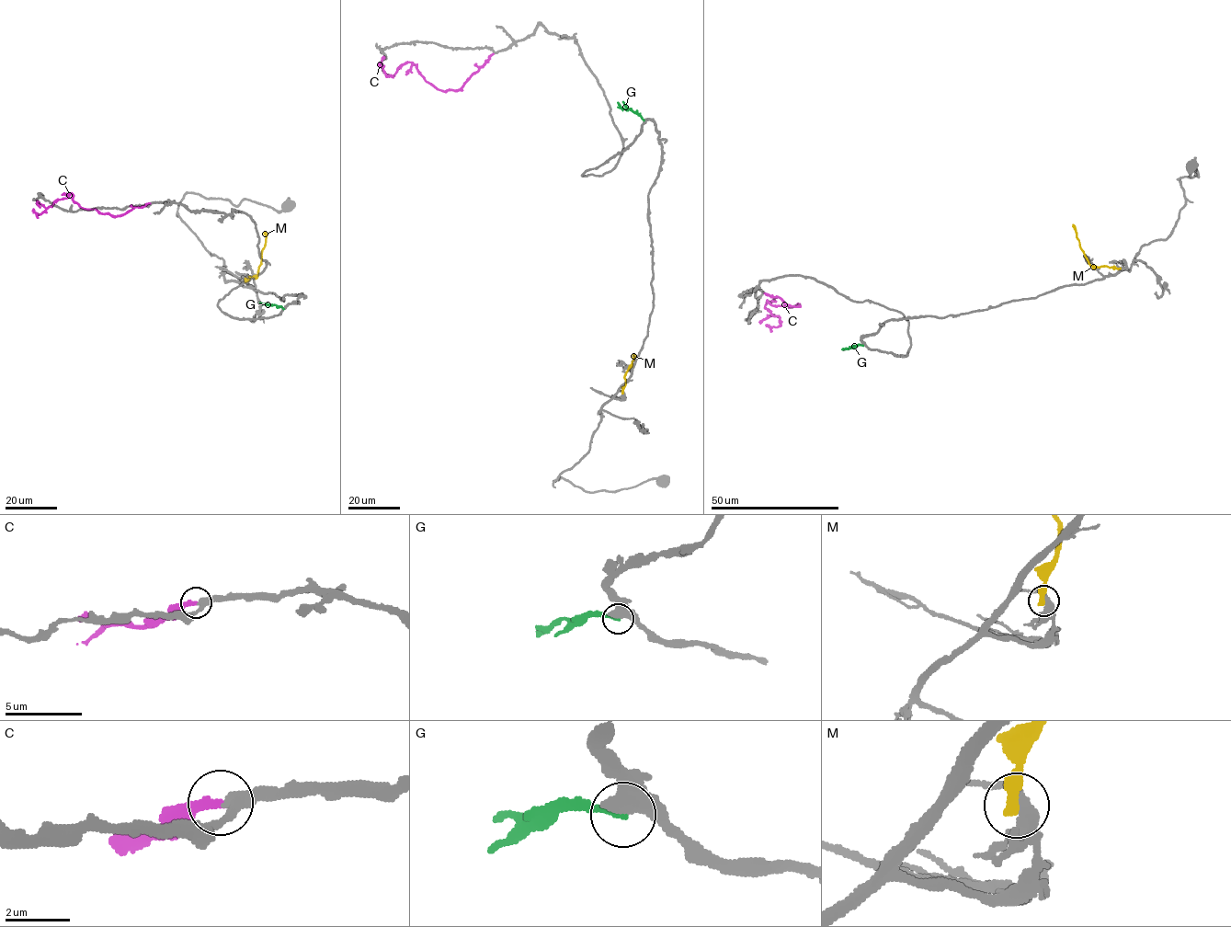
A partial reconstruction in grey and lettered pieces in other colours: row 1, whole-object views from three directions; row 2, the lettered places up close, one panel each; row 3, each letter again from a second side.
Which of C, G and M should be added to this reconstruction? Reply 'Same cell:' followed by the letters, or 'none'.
Same cell: C

